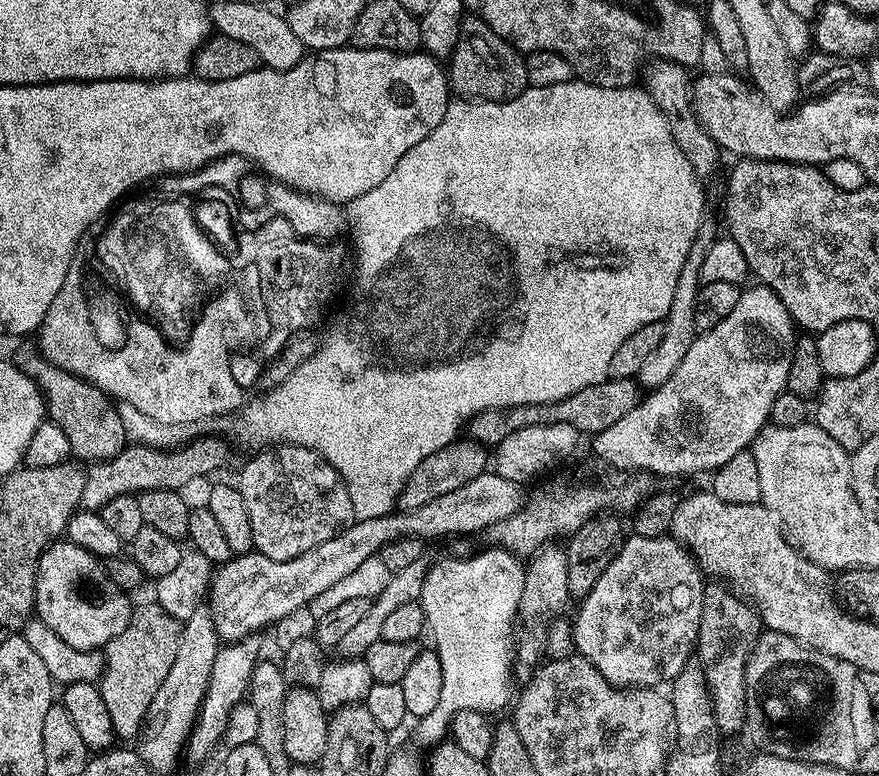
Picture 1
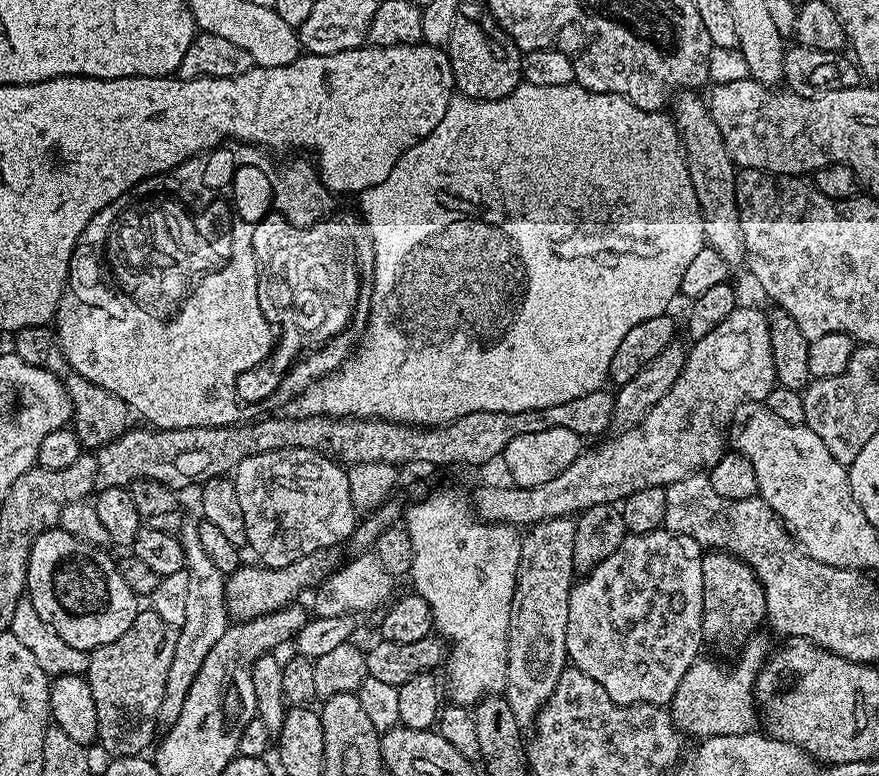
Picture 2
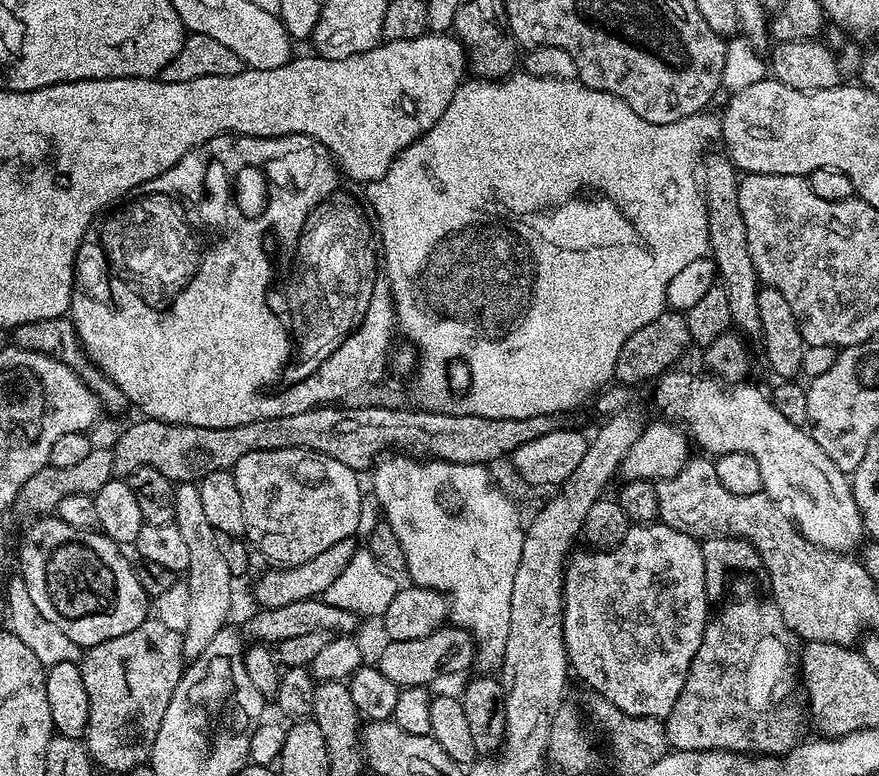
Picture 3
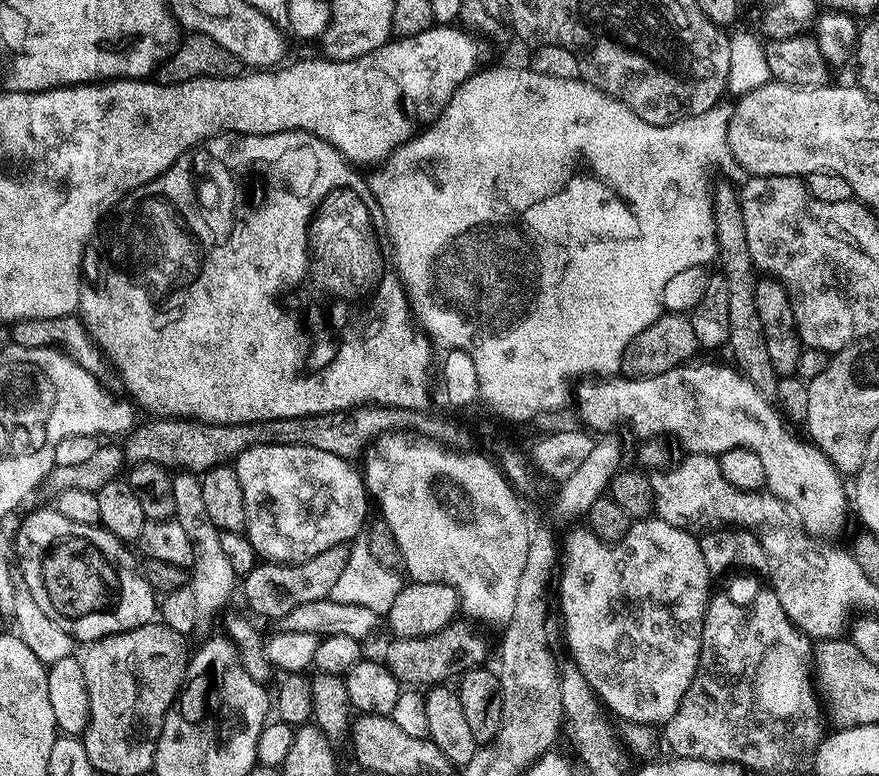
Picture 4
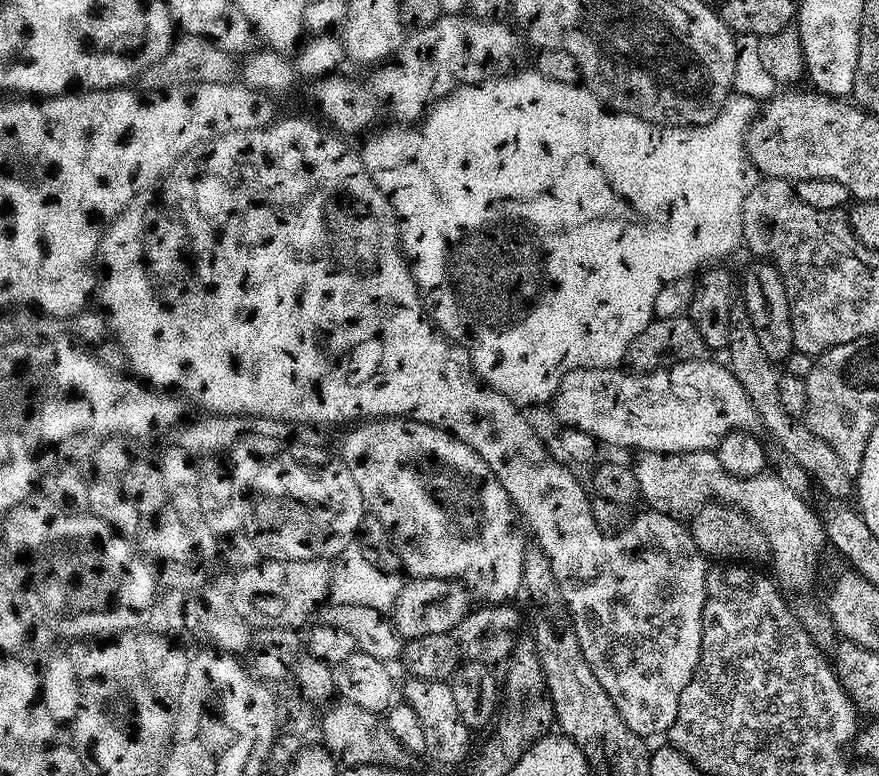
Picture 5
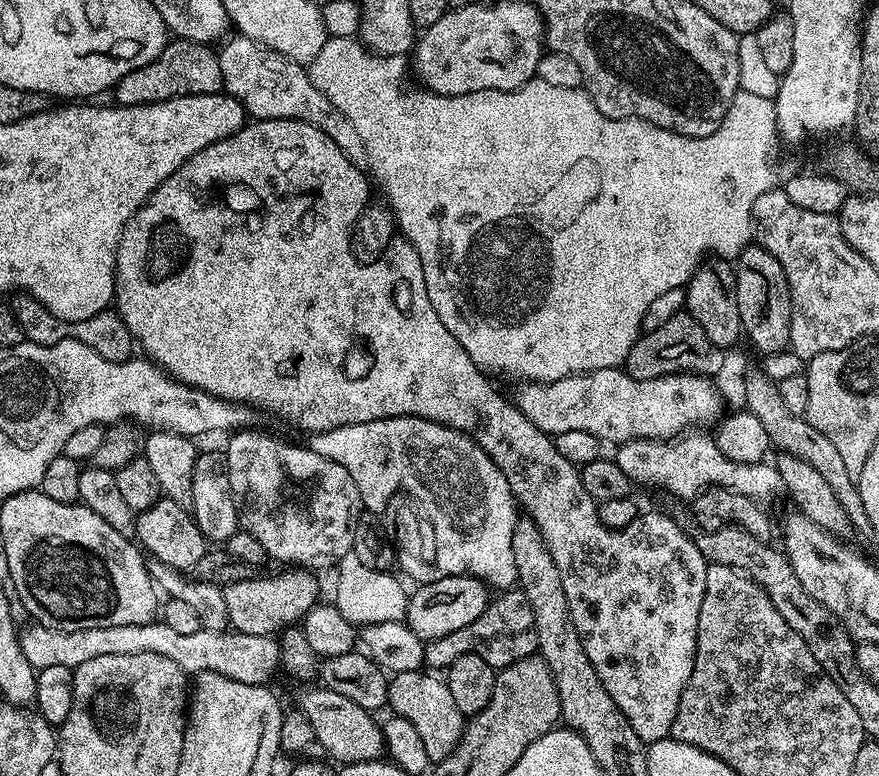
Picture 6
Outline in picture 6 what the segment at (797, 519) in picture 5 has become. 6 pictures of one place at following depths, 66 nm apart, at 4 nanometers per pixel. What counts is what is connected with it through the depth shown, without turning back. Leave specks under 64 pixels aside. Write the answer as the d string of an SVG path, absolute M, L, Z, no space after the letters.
M689 430L670 440L625 440L614 453L614 459L622 471L637 485L657 484L664 492L691 502L707 487L726 488L738 494L746 494L751 500L764 502L767 496L780 492L784 487L782 476L775 463L747 464L734 462L718 450L715 439L704 430Z

